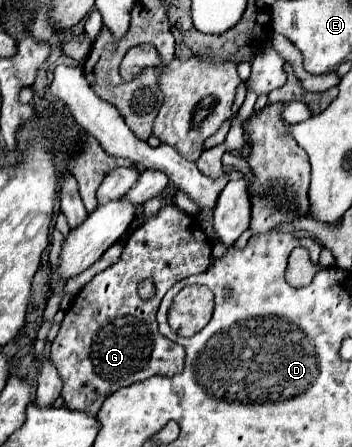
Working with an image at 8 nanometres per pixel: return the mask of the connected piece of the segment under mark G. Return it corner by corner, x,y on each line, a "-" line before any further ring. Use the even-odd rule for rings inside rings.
175,204
163,206
153,220
147,220
141,228
133,230
131,236
125,242
121,258
109,266
107,270
99,272
71,302
67,308
57,338
51,342
49,356
53,364
57,366
61,378
63,378
63,390
61,396
65,400
65,408
73,410
85,410
95,408
93,404
103,402
107,396
111,396
121,386
131,386
135,382
147,380
151,376
173,376
183,370
185,352
179,344
171,342
169,338
161,336
157,330
157,308
165,292
179,280
191,274
201,274
211,266
211,242
203,228
199,226
199,220
195,216
185,214
-
145,278
151,278
157,286
157,294
151,300
141,300
137,294
137,284

